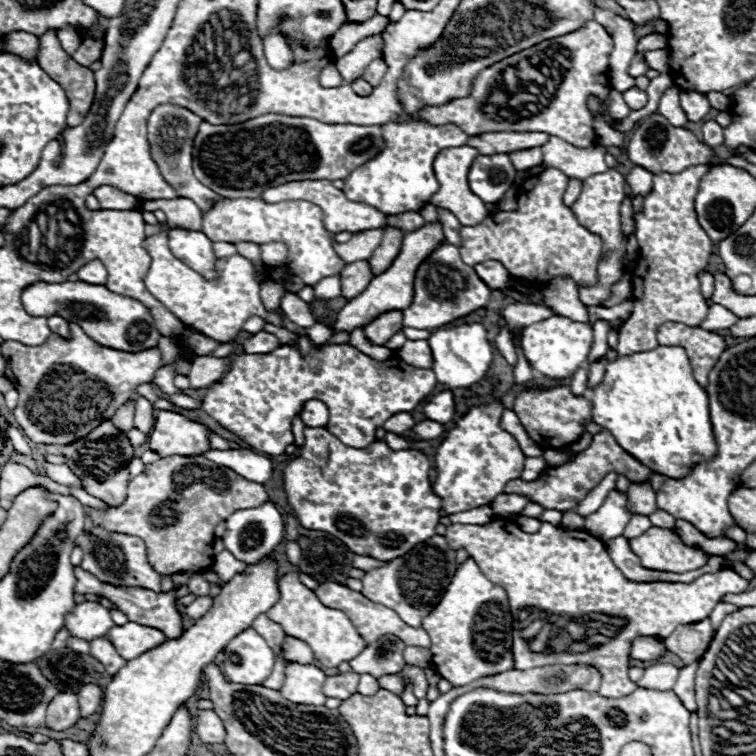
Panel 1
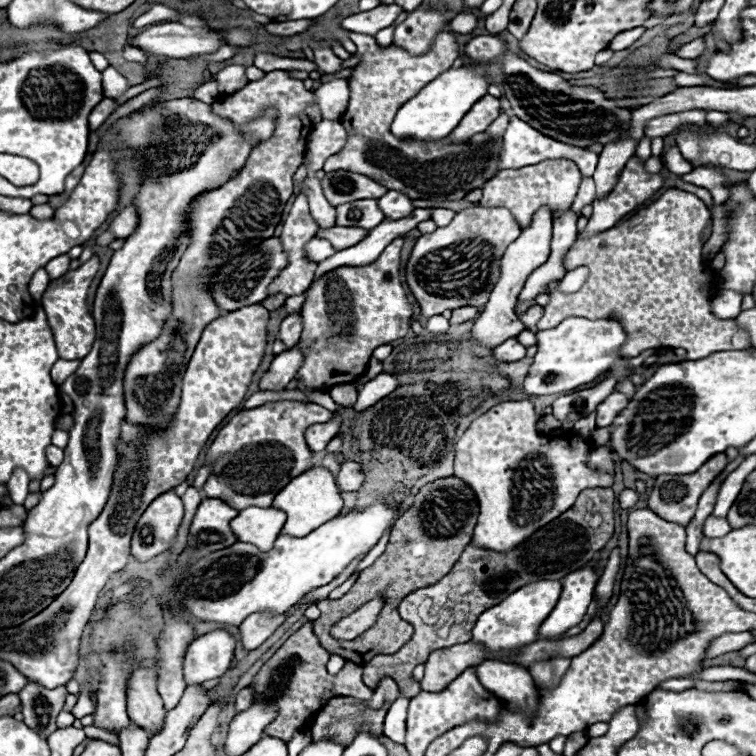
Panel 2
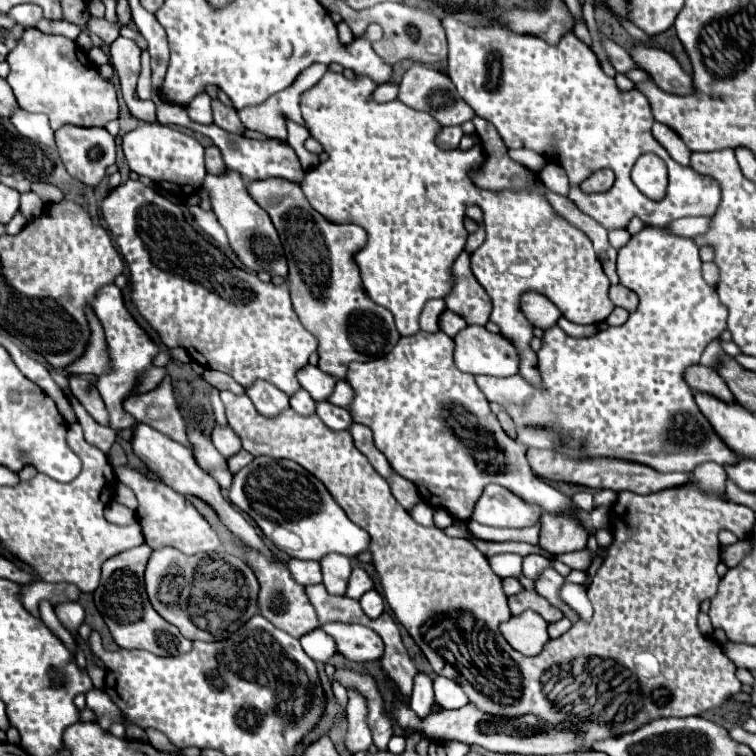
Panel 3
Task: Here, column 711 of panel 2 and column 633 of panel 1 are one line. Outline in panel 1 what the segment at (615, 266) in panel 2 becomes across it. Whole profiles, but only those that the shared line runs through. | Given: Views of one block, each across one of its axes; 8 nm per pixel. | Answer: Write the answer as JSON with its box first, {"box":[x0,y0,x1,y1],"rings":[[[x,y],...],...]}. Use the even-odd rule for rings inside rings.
{"box":[618,164,714,354],"rings":[[[708,164],[690,166],[680,174],[656,174],[652,192],[644,196],[644,206],[634,214],[636,240],[640,246],[638,262],[632,270],[634,308],[618,330],[618,354],[648,352],[658,346],[656,330],[664,322],[682,322],[690,328],[700,328],[708,316],[708,304],[700,294],[698,274],[706,270],[714,242],[702,230],[694,212],[694,196]]]}

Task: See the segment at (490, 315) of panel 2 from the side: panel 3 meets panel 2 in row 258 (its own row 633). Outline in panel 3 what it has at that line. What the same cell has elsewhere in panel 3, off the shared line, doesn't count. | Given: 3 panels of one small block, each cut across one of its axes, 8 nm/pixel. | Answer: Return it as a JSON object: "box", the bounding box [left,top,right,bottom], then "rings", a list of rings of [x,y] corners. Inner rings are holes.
{"box":[500,610,550,656],"rings":[[[526,610],[524,614],[512,616],[510,620],[502,622],[500,632],[514,650],[524,656],[536,656],[542,646],[550,640],[546,628],[548,622],[540,614]]]}

